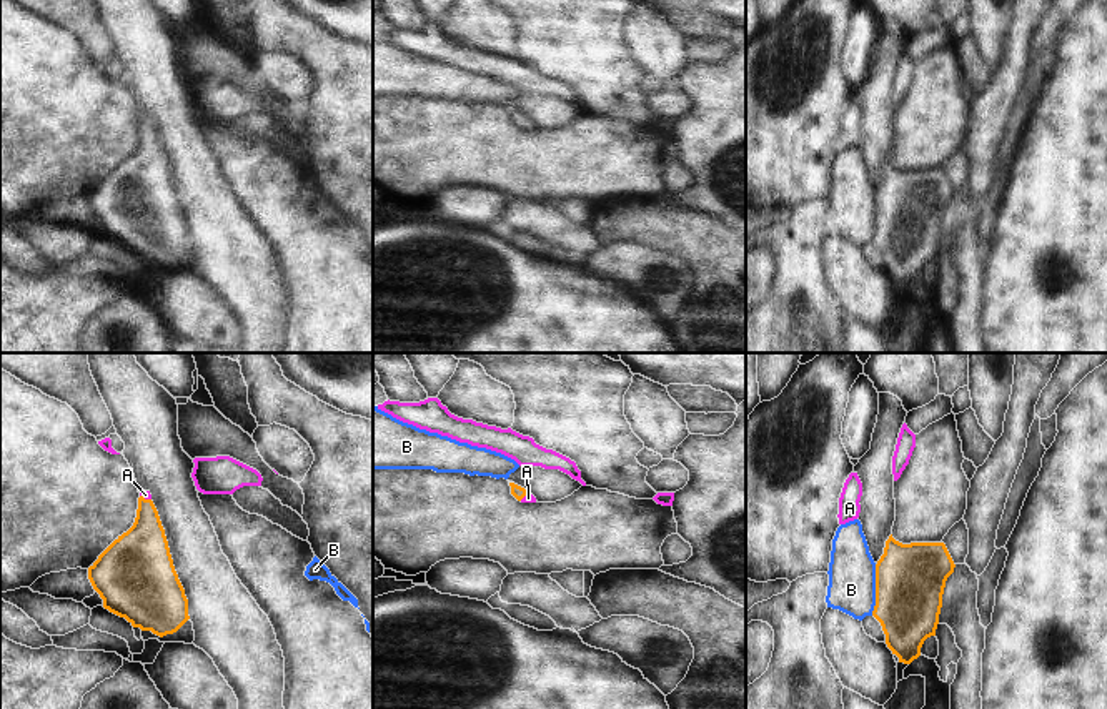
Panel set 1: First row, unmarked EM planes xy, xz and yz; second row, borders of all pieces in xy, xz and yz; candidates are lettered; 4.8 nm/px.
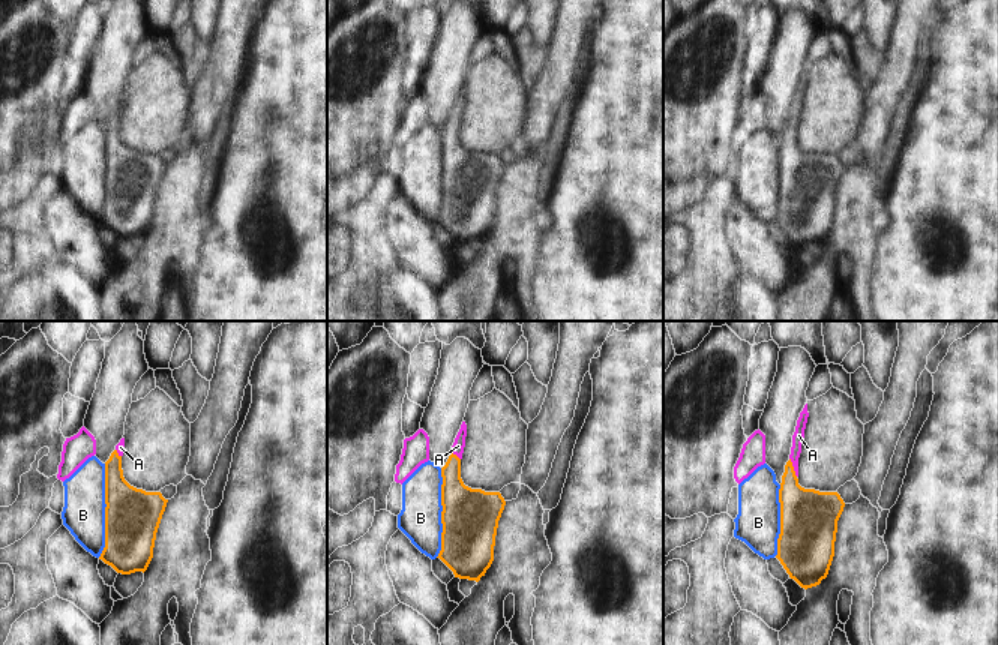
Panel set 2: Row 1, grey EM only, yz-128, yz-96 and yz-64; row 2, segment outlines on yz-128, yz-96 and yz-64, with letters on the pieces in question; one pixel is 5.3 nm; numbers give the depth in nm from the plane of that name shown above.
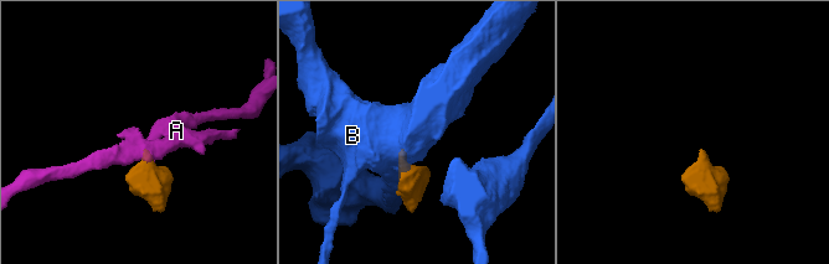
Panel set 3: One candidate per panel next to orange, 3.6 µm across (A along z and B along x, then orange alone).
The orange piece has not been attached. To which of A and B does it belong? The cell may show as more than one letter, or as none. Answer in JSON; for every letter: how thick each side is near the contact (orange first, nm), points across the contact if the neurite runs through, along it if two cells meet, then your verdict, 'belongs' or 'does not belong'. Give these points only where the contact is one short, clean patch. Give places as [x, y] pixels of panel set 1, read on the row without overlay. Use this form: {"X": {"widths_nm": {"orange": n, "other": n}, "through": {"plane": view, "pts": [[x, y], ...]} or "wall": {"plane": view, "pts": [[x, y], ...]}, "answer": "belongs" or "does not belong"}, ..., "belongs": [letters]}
{"A": {"widths_nm": {"orange": 240, "other": 40}, "through": {"plane": "xy", "pts": [[143, 177], [143, 125], [145, 122]]}, "answer": "belongs"}, "B": {"widths_nm": {"orange": 340, "other": 220}, "answer": "does not belong"}, "belongs": ["A"]}

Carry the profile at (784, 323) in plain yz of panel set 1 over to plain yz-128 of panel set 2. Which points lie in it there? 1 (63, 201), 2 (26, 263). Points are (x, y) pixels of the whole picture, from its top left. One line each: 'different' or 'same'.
1: different
2: same

